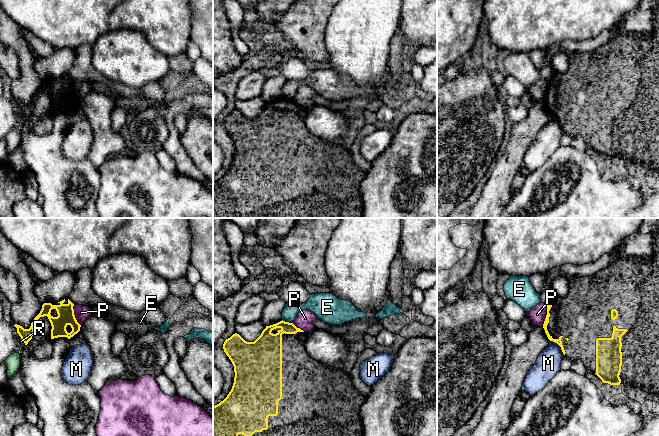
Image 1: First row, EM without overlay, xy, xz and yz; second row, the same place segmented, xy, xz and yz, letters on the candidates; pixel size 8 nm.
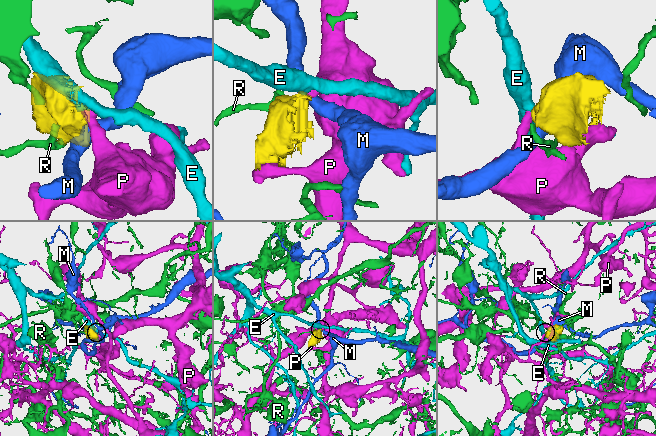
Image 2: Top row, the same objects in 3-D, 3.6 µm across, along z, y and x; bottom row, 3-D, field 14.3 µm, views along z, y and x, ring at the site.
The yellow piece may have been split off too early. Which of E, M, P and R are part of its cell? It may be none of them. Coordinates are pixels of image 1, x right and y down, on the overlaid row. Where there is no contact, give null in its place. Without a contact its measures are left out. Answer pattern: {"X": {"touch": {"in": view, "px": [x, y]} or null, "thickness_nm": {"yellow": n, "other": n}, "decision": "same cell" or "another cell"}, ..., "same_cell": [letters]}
{"E": {"touch": {"in": "xz", "px": [287, 322]}, "thickness_nm": {"yellow": 220, "other": 120}, "decision": "another cell"}, "M": {"touch": {"in": "yz", "px": [559, 345]}, "thickness_nm": {"yellow": 50, "other": 200}, "decision": "another cell"}, "P": {"touch": {"in": "yz", "px": [546, 315]}, "thickness_nm": {"yellow": 50, "other": 140}, "decision": "another cell"}, "R": {"touch": {"in": "xy", "px": [23, 341]}, "thickness_nm": {"yellow": 100, "other": 30}, "decision": "another cell"}, "same_cell": []}

